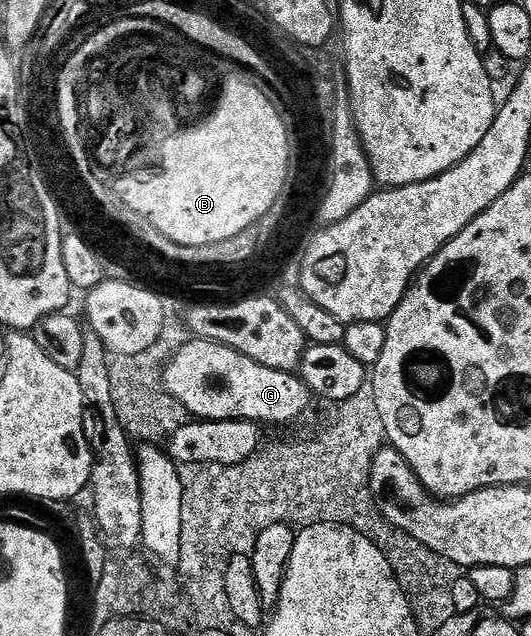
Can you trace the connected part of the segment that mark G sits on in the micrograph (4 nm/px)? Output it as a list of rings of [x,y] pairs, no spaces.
[[[191,338],[164,367],[164,390],[191,416],[202,421],[243,419],[245,423],[294,423],[310,407],[312,396],[297,374],[268,369],[236,349],[214,343],[211,339]]]

